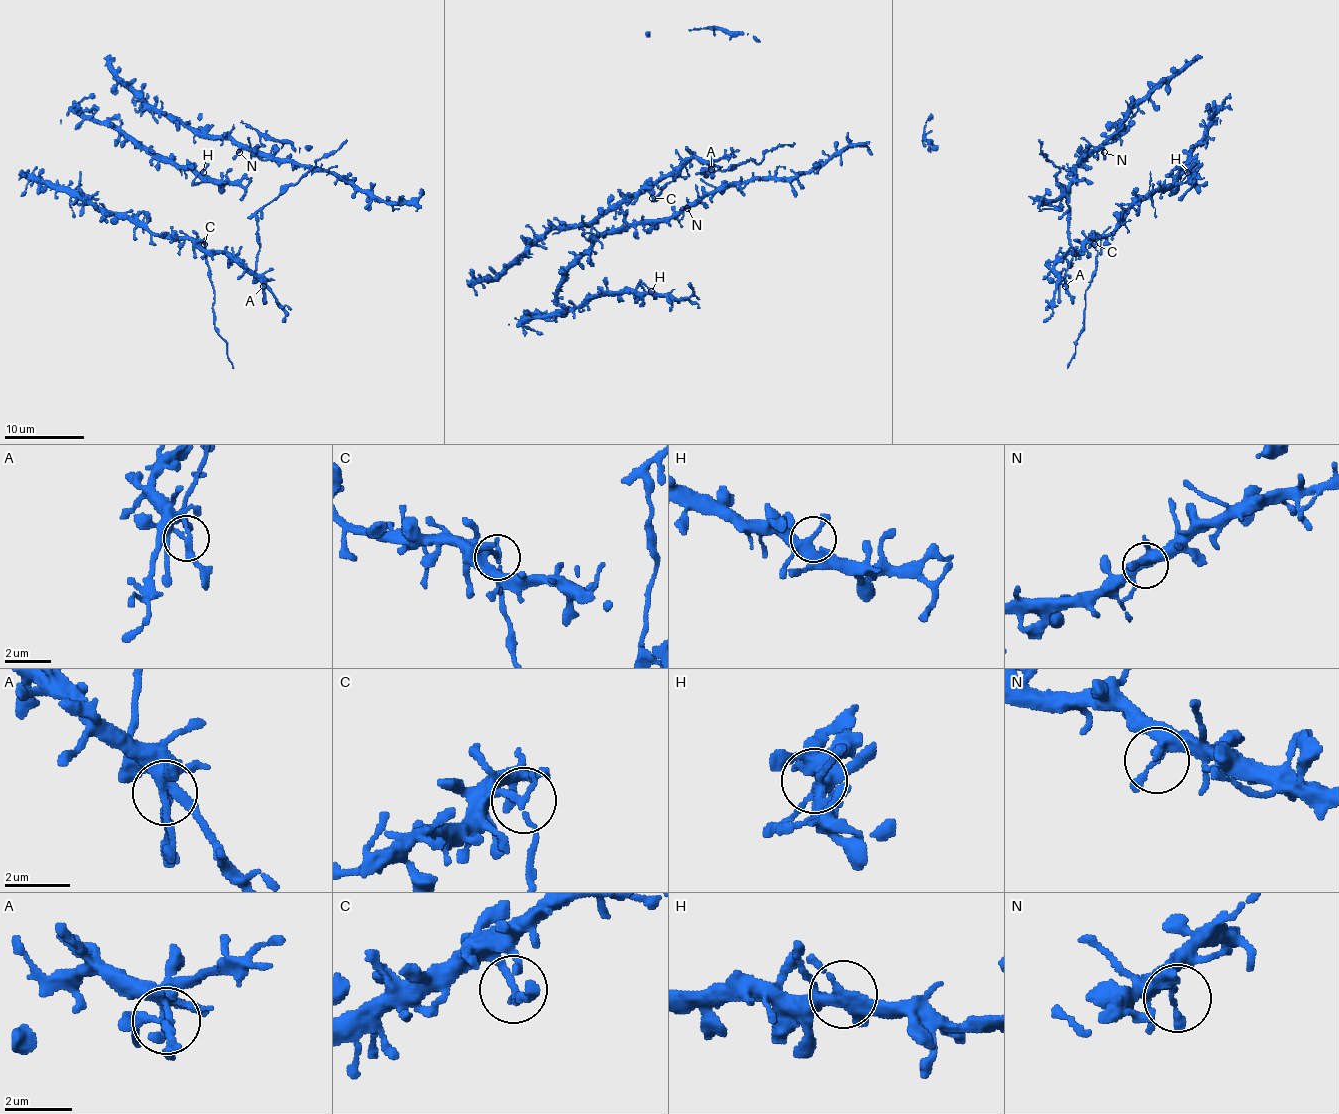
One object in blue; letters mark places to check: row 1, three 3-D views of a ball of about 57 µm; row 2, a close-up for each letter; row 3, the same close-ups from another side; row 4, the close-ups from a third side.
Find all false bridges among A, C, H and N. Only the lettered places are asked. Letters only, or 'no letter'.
A, C

